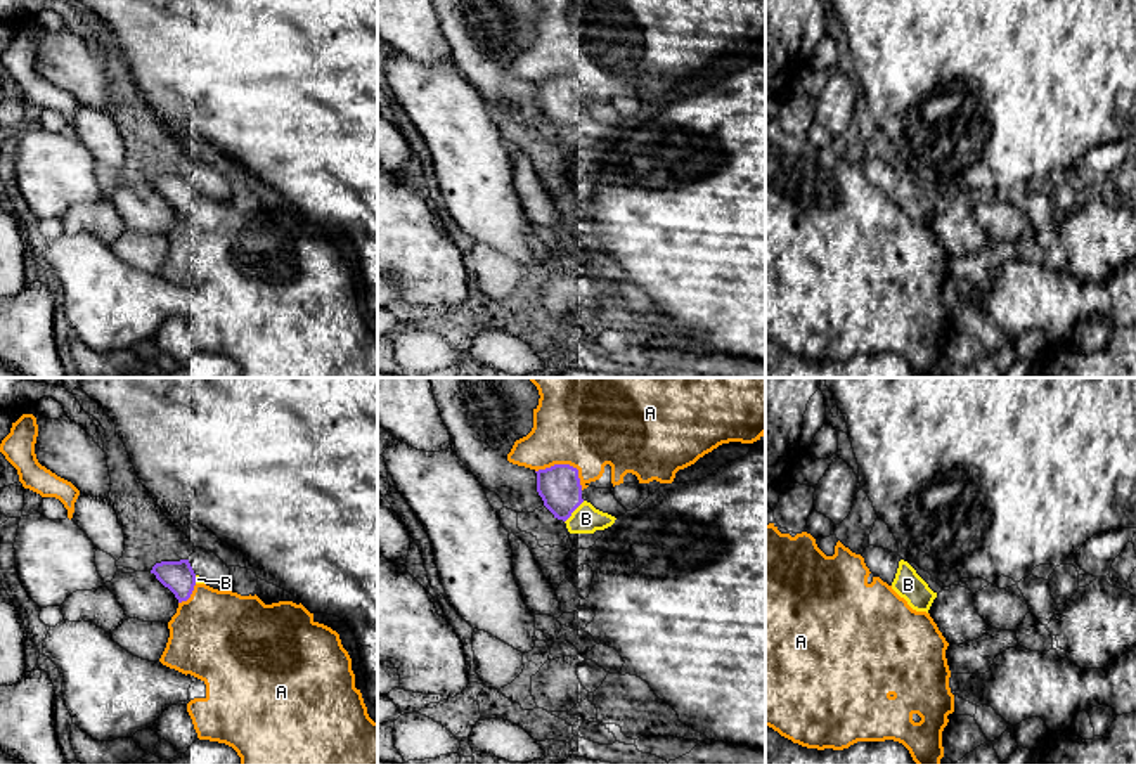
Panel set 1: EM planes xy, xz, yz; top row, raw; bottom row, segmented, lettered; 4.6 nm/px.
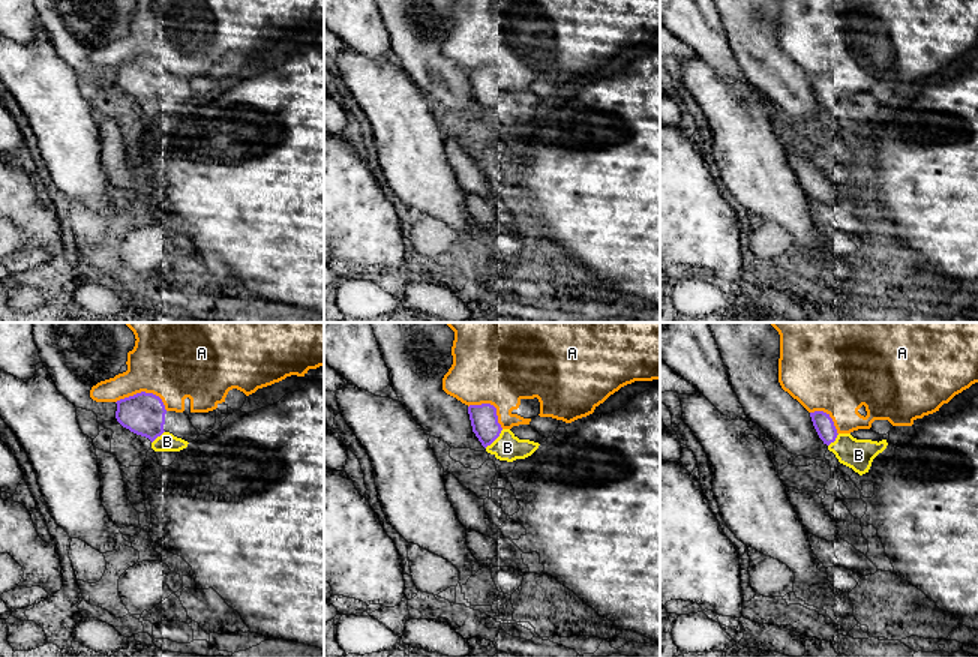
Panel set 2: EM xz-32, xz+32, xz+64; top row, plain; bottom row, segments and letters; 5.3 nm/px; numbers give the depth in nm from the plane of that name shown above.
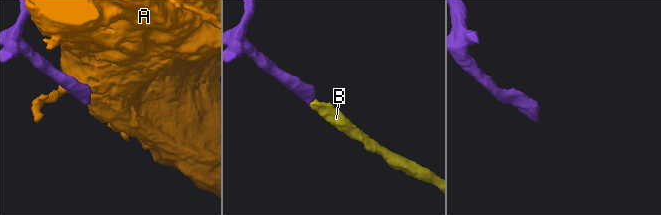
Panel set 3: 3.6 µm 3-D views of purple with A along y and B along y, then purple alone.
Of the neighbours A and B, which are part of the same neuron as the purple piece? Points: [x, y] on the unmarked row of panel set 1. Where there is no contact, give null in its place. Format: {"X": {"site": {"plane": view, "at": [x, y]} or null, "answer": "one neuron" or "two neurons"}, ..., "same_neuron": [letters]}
{"A": {"site": {"plane": "xz", "at": [567, 77]}, "answer": "two neurons"}, "B": {"site": {"plane": "xz", "at": [574, 122]}, "answer": "one neuron"}, "same_neuron": ["B"]}

